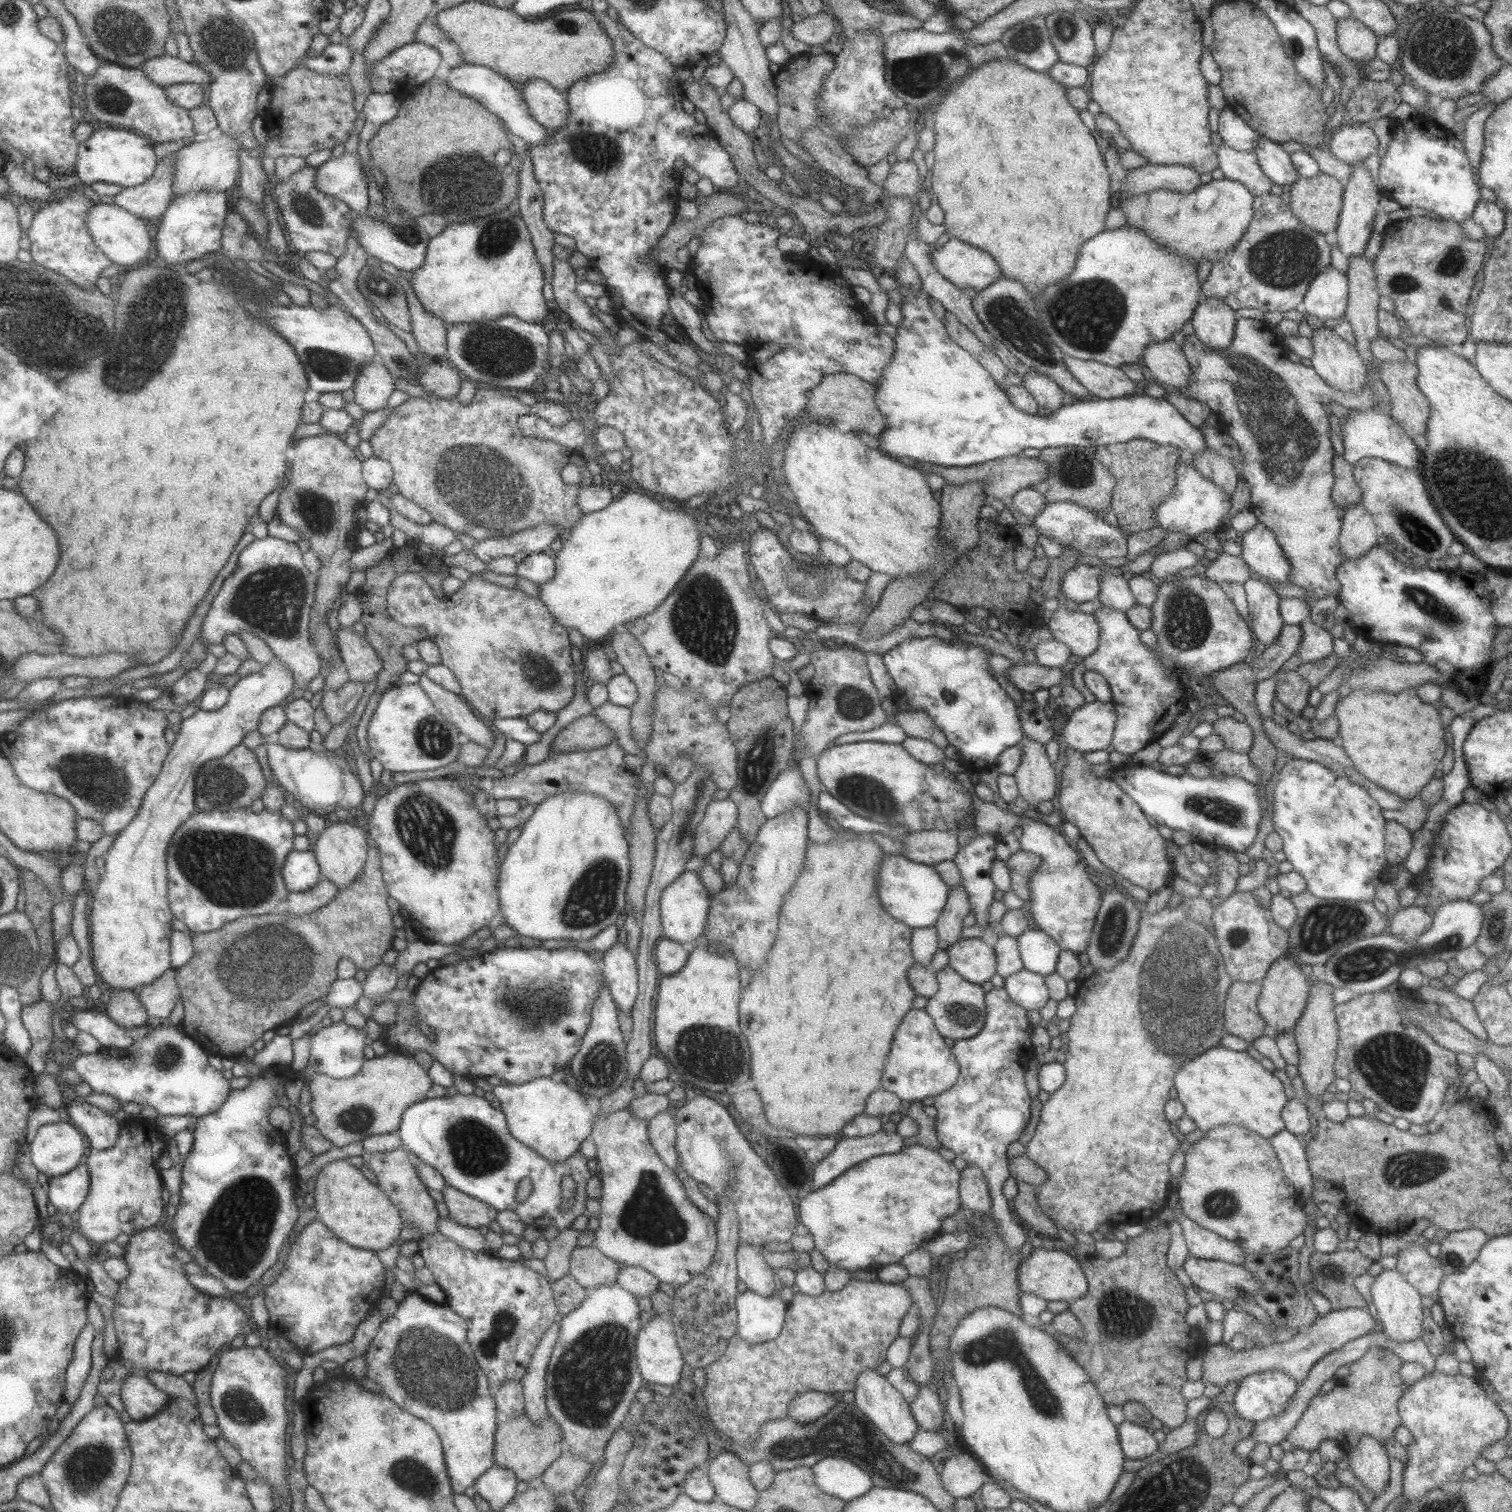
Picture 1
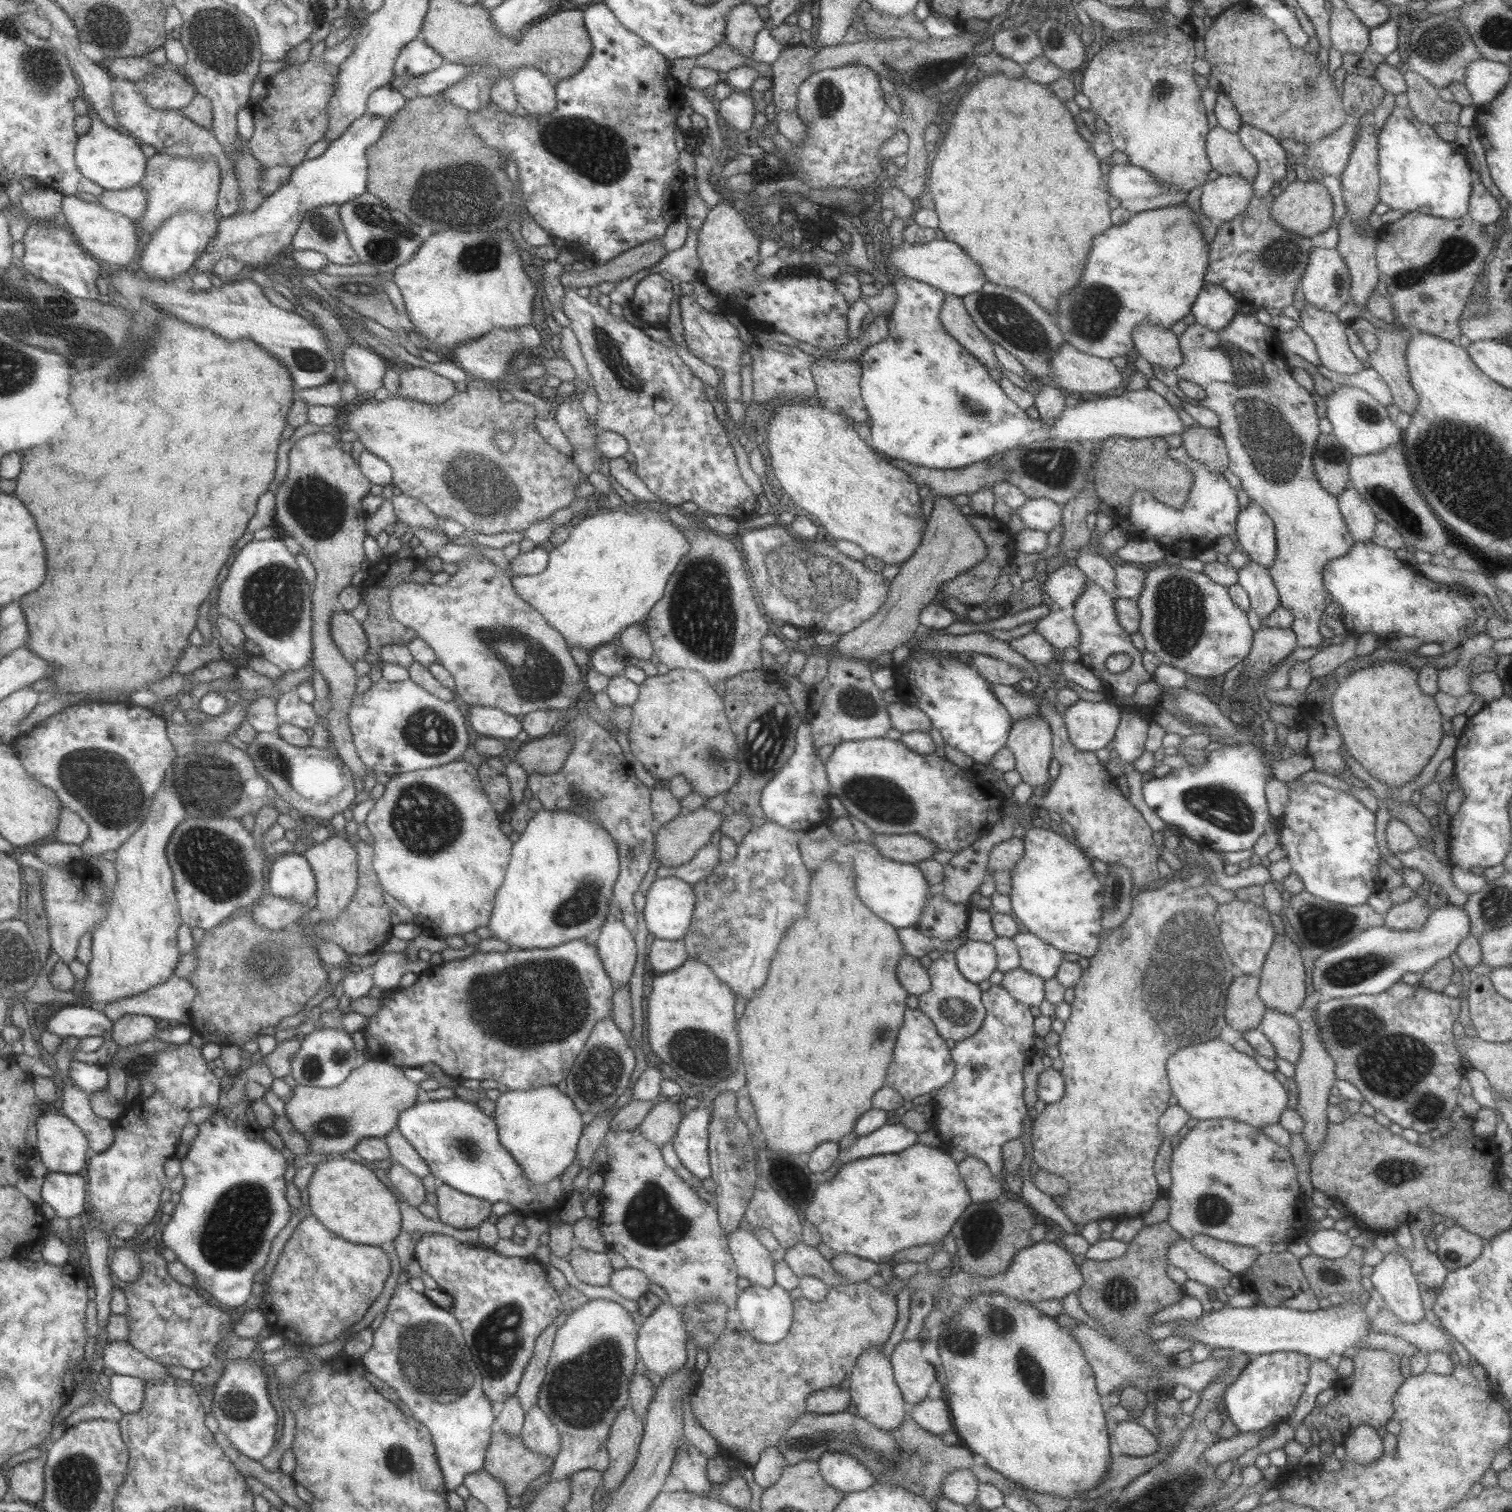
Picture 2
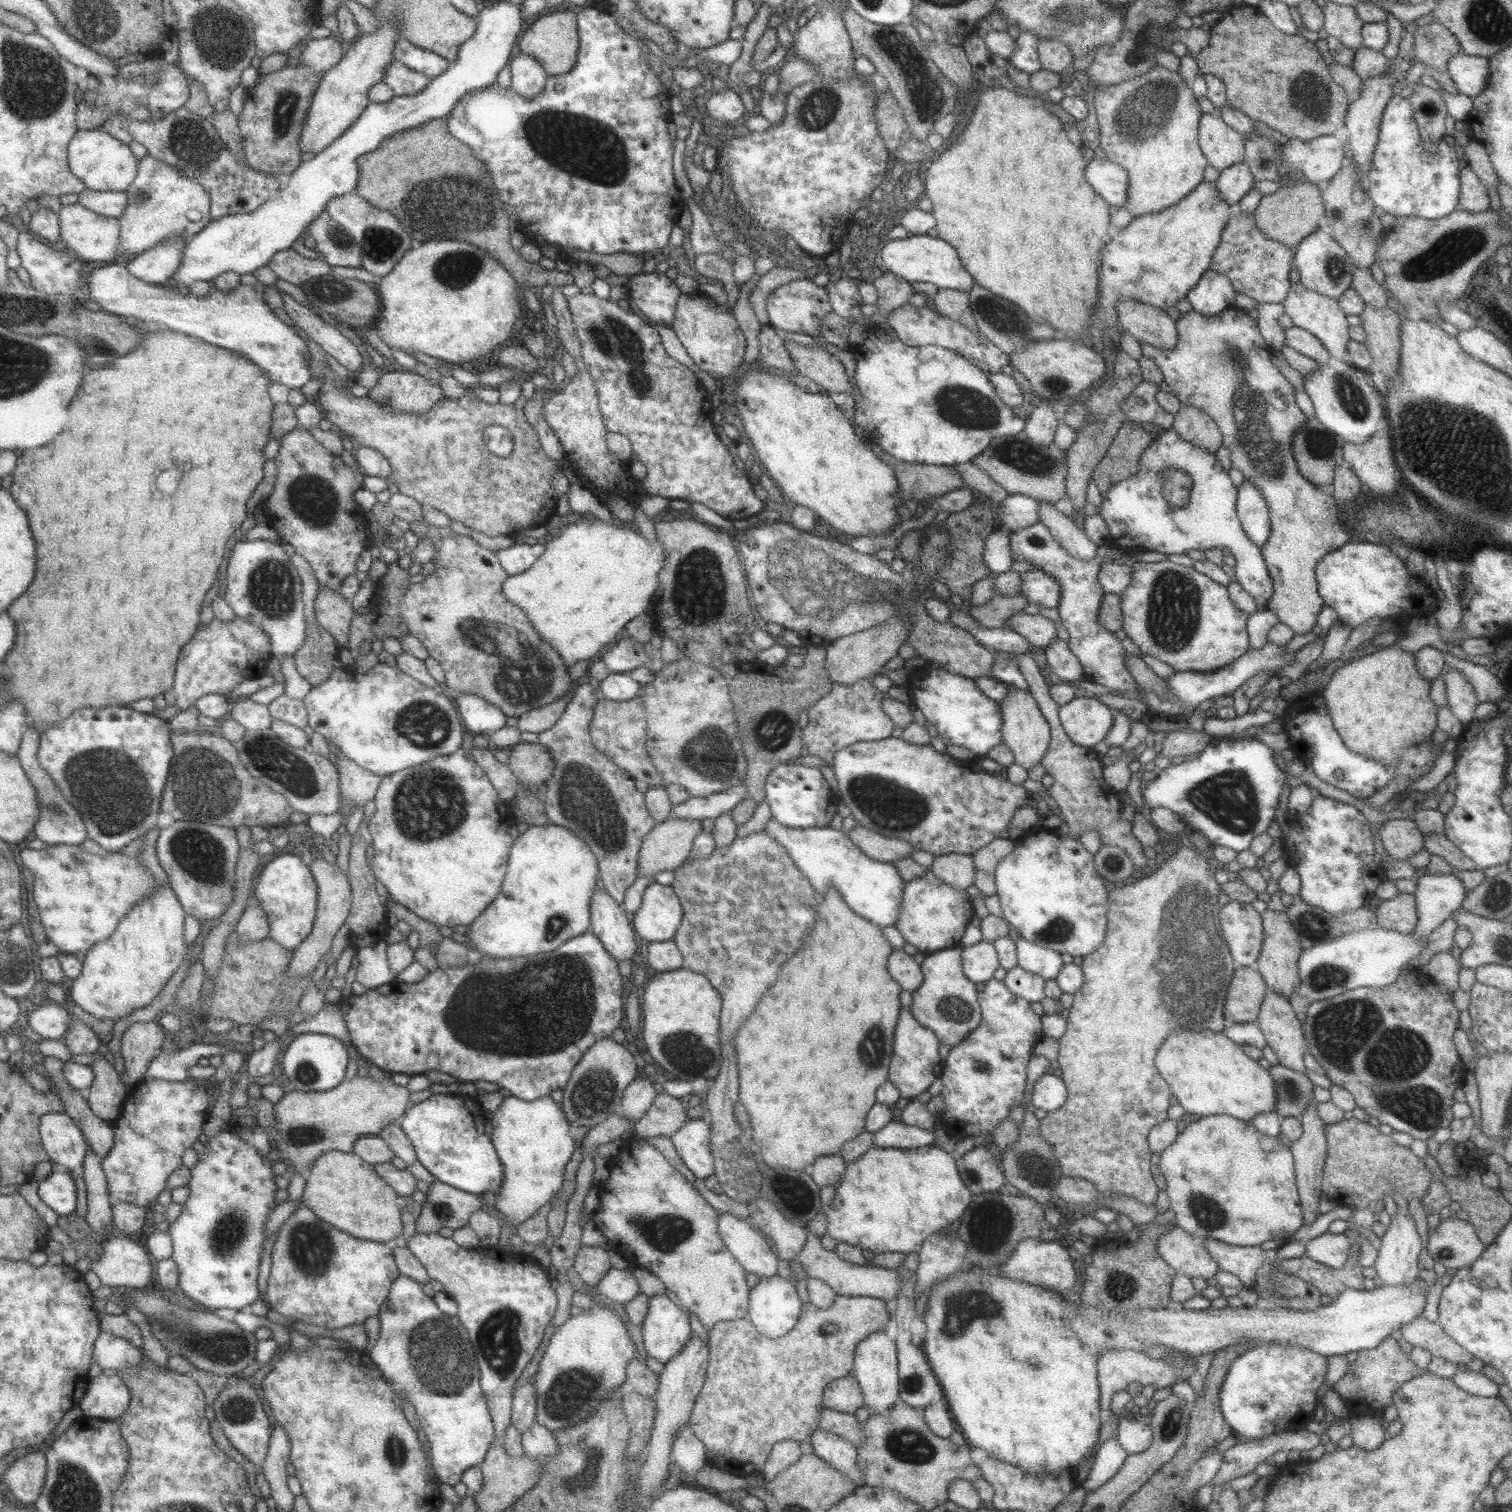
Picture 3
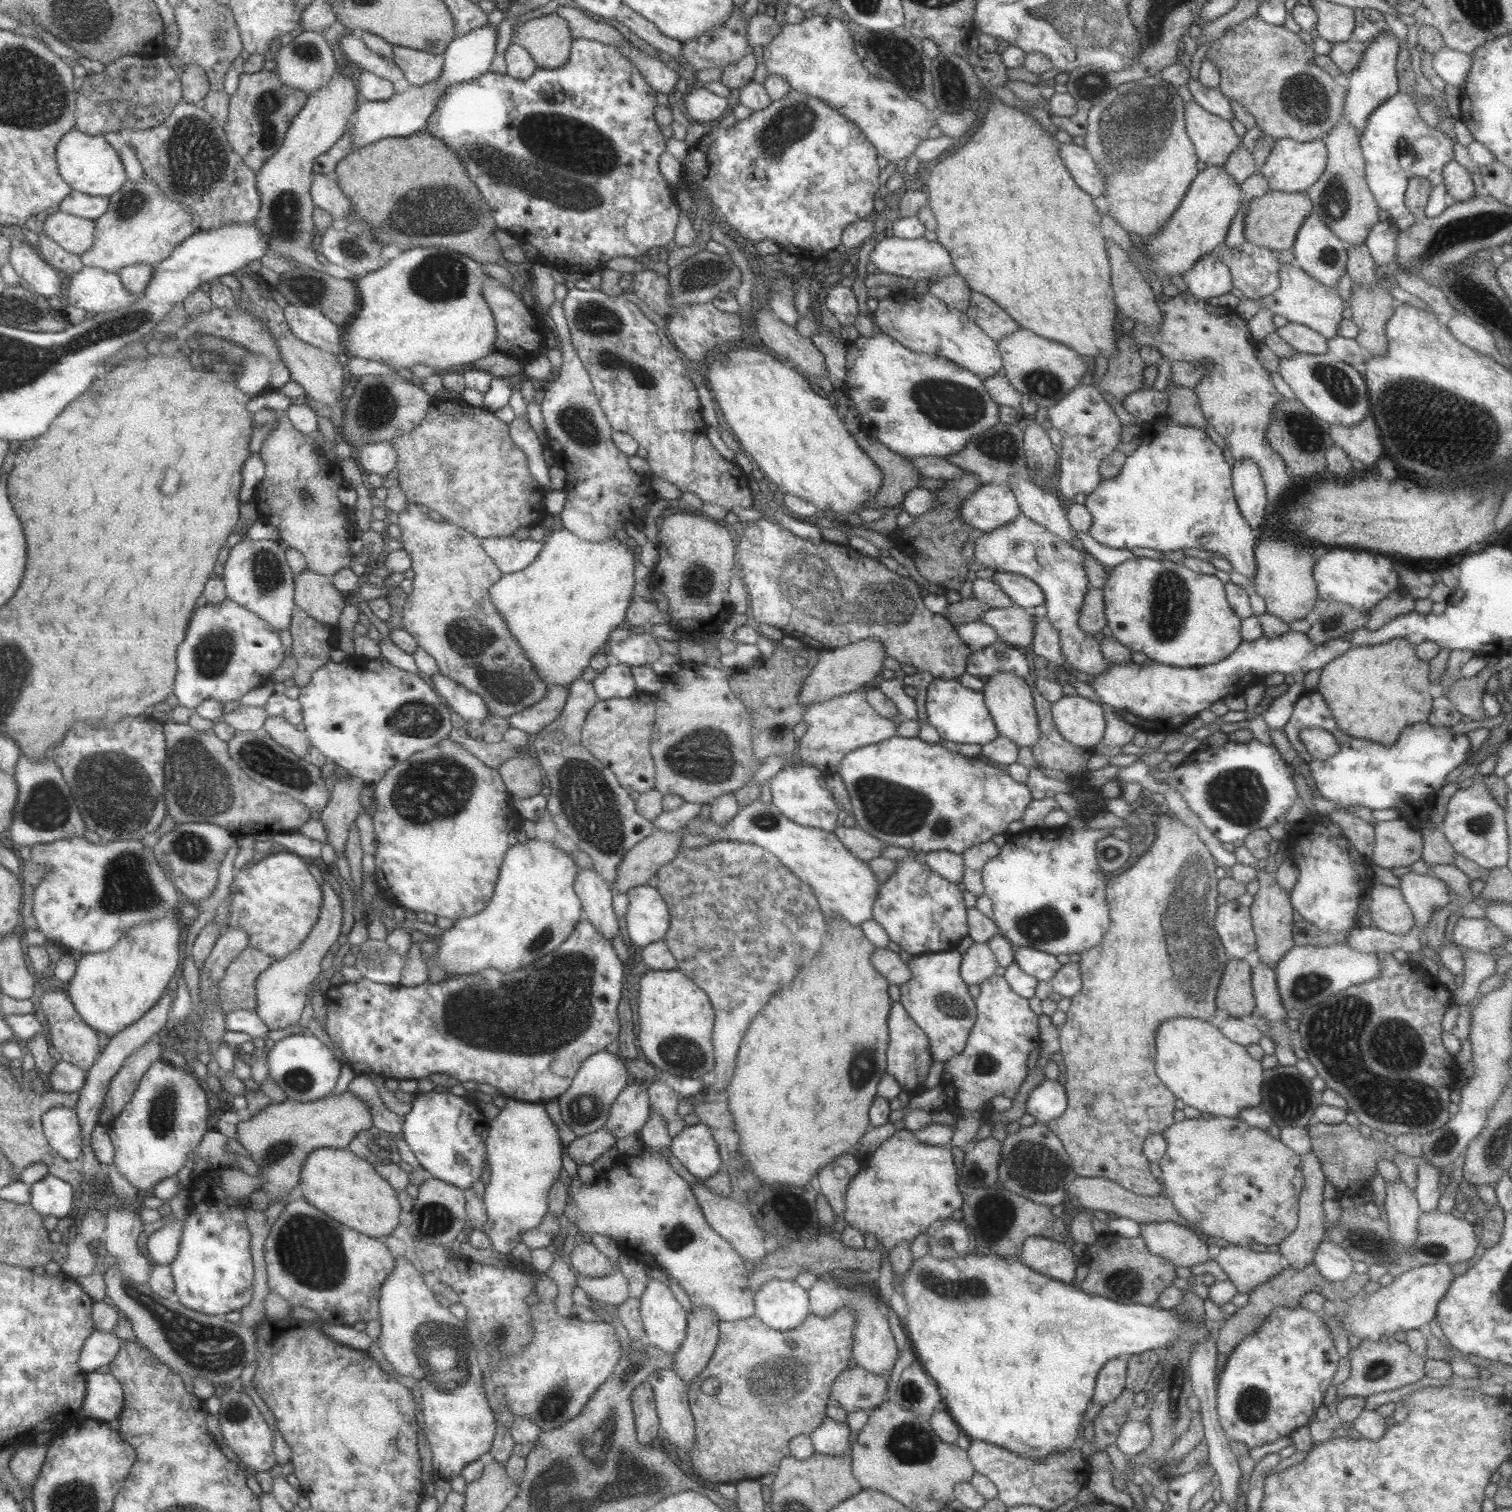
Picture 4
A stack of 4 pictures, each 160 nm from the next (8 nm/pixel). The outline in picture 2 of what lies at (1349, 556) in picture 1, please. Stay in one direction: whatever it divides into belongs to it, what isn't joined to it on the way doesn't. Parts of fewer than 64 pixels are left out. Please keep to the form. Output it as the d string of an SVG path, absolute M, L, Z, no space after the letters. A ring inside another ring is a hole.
M1352 482L1337 496L1337 501L1355 542L1372 540L1377 516Z

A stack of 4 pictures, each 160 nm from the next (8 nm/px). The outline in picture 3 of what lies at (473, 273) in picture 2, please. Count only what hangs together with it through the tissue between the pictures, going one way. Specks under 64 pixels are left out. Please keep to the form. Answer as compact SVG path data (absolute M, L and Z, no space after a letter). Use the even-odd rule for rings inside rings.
M432 240L415 244L375 285L381 298L381 311L372 327L391 350L397 348L412 355L424 352L445 364L471 368L485 354L488 357L498 344L503 345L514 332L524 304L518 287L516 279L490 252L469 242Z

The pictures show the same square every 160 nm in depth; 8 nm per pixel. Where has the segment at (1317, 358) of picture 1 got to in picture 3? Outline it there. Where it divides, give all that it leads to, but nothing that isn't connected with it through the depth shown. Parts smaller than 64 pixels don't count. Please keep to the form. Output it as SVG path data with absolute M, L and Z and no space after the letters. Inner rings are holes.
M1302 283L1291 285L1290 292L1281 302L1285 313L1290 316L1293 323L1308 332L1311 332L1326 347L1326 350L1332 355L1332 358L1338 359L1346 364L1352 365L1347 353L1347 344L1351 339L1349 335L1348 320L1346 314L1338 305L1338 299L1332 299L1331 296L1311 291Z

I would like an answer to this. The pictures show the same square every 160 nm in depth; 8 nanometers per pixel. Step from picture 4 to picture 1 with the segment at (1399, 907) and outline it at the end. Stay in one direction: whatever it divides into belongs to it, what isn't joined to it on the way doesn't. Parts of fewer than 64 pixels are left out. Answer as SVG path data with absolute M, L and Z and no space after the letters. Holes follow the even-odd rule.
M1400 907L1394 914L1389 915L1388 932L1400 935L1407 941L1413 941L1419 934L1425 933L1432 923L1433 917L1424 907Z

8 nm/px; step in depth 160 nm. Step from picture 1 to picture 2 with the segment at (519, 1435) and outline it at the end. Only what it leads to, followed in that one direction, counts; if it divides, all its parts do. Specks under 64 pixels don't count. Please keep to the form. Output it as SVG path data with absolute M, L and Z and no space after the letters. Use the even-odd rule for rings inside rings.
M506 1432L492 1433L491 1443L486 1451L483 1469L496 1480L502 1482L505 1493L510 1496L522 1496L531 1482L542 1476L545 1472L554 1469L555 1459L549 1456L533 1453L520 1436L508 1436Z

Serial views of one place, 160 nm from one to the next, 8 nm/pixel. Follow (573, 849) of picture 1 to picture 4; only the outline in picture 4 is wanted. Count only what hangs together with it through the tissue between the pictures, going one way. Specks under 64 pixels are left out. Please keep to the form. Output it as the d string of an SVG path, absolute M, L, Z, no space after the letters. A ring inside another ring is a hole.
M528 840L526 843L517 843L507 850L499 870L494 894L487 907L474 916L453 921L453 926L441 935L433 957L422 952L430 970L434 966L439 966L445 970L447 977L476 974L485 968L495 968L504 974L510 974L554 952L570 936L576 923L584 917L581 900L576 896L573 887L580 867L566 851L554 845L549 841Z

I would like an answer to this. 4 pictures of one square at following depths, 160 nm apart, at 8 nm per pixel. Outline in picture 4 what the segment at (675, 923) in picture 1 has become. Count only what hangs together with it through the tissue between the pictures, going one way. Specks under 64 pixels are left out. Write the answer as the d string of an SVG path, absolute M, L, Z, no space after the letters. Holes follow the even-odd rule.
M646 884L631 888L627 895L626 928L632 944L641 948L664 940L671 914L658 890Z

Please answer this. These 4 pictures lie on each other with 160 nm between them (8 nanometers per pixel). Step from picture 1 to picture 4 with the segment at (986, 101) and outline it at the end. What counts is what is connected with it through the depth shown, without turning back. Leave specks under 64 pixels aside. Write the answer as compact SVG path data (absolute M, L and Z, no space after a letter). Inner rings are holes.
M990 99L988 113L982 126L972 136L970 141L962 146L955 154L932 164L931 172L926 177L924 188L927 188L930 210L936 220L938 242L950 253L953 266L957 273L965 278L972 291L981 292L991 298L1000 308L1015 320L1021 328L1035 332L1048 340L1056 340L1074 349L1080 357L1094 358L1103 354L1106 359L1117 354L1116 334L1116 303L1114 289L1111 283L1111 266L1107 255L1108 242L1101 232L1102 216L1094 205L1093 196L1084 192L1070 174L1060 157L1060 142L1043 129L1043 126L1022 110L1006 106L1001 101Z

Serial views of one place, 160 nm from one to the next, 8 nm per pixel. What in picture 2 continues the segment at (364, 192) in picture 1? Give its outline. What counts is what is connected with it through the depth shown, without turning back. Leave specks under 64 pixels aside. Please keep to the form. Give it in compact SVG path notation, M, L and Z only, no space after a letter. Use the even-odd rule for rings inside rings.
M365 113L358 120L354 120L338 140L329 142L330 146L322 156L314 160L306 159L300 165L293 167L289 182L280 187L278 192L267 197L258 212L254 214L241 212L232 217L222 216L221 232L197 260L193 272L214 271L225 256L235 256L243 260L249 269L262 269L270 264L269 260L278 256L278 252L290 253L293 236L297 234L296 231L308 212L321 206L350 202L367 191L368 164L365 155L367 149L380 140L389 120L391 118Z

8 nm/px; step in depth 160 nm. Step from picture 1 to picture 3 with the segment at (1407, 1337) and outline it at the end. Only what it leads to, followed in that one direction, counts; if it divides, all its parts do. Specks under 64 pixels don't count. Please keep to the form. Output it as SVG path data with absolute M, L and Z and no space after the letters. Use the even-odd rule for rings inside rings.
M1398 1206L1397 1213L1391 1217L1387 1231L1379 1239L1379 1257L1375 1262L1377 1276L1383 1280L1384 1285L1409 1285L1418 1276L1418 1256L1422 1252L1422 1238L1416 1229L1416 1222L1408 1217Z

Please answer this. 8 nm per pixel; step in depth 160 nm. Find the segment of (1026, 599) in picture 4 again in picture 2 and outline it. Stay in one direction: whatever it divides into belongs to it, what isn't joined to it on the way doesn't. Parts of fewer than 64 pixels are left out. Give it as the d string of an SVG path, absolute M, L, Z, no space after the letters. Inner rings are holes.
M1064 565L1048 574L1048 578L1044 580L1044 591L1054 601L1056 609L1072 616L1074 602L1078 600L1078 596L1082 596L1088 583L1088 577L1082 570L1076 566Z

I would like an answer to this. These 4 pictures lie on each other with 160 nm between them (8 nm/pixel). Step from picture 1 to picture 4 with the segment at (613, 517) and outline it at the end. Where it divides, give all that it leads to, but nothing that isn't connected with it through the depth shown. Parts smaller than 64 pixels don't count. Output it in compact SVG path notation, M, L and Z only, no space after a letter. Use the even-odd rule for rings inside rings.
M563 528L549 534L533 564L520 572L503 574L501 580L490 588L490 599L504 617L510 634L518 640L527 659L531 660L534 670L547 686L568 686L580 678L592 655L609 641L616 628L625 625L627 609L634 598L634 568L638 562L634 552L616 538L590 542Z

